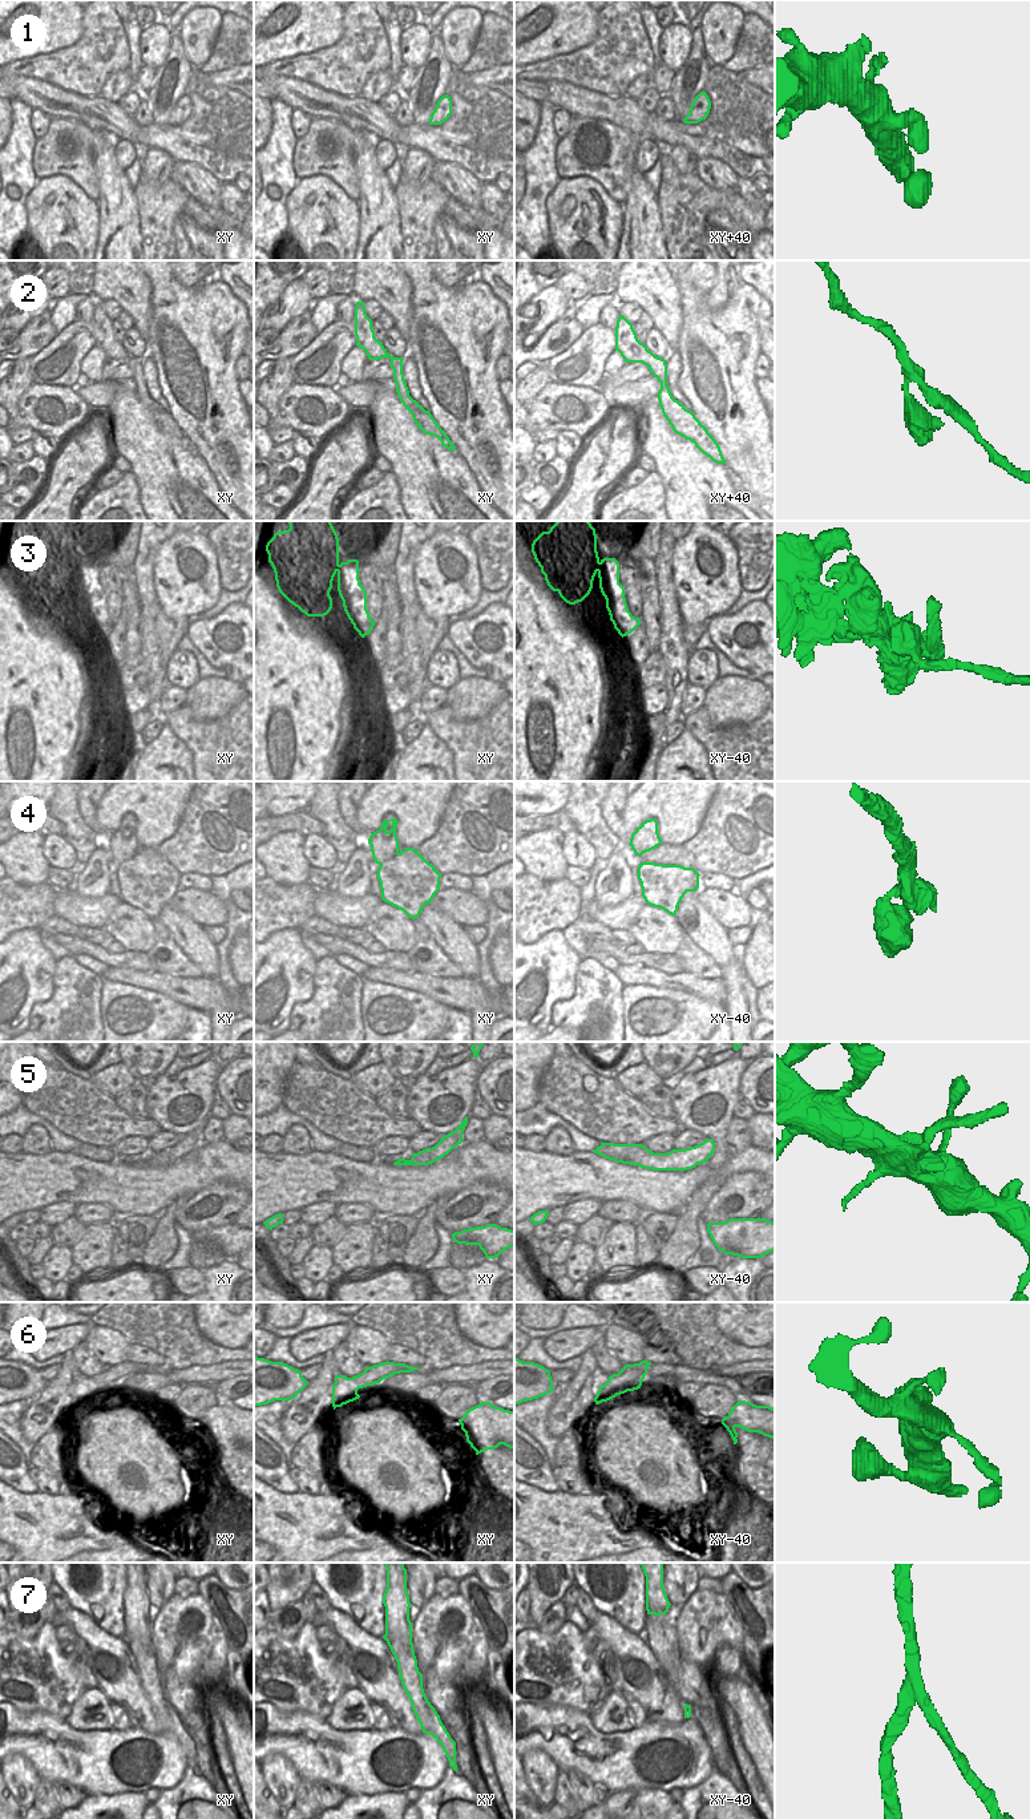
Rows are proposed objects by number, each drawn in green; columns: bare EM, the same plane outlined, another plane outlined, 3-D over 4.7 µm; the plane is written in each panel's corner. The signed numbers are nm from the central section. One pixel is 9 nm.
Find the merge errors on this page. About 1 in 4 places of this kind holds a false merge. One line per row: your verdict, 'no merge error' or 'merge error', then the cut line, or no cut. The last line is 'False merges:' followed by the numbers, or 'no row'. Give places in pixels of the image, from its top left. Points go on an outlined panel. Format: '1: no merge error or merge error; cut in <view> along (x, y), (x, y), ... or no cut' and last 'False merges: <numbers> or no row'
1: no merge error; no cut
2: no merge error; no cut
3: merge error; cut in xy along (364, 590), (342, 599)
4: no merge error; no cut
5: no merge error; no cut
6: no merge error; no cut
7: merge error; cut in xy along (412, 1644), (406, 1646), (395, 1642), (394, 1654)
False merges: 3, 7

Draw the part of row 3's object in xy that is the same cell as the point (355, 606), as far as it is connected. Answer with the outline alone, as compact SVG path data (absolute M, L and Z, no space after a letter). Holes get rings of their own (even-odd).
M367 591L363 594L350 595L343 599L344 611L354 624L354 628L361 638L371 634L376 622L373 622L367 610Z

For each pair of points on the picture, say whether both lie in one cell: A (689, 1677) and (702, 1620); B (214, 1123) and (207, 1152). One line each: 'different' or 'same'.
A: different
B: different

